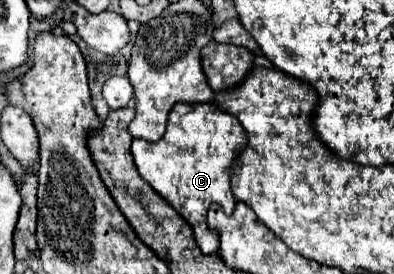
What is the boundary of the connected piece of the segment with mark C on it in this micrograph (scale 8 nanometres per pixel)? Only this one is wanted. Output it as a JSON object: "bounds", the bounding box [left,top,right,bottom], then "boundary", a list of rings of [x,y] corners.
{"bounds":[132,102,248,254],"boundary":[[[178,102],[168,114],[166,134],[158,142],[146,142],[134,138],[132,156],[140,176],[166,200],[170,206],[186,218],[194,230],[194,238],[204,254],[218,250],[218,236],[210,232],[206,224],[206,212],[210,204],[220,204],[226,214],[234,212],[236,198],[230,188],[232,166],[248,144],[246,130],[238,120],[220,110],[214,102],[186,104]]]}

